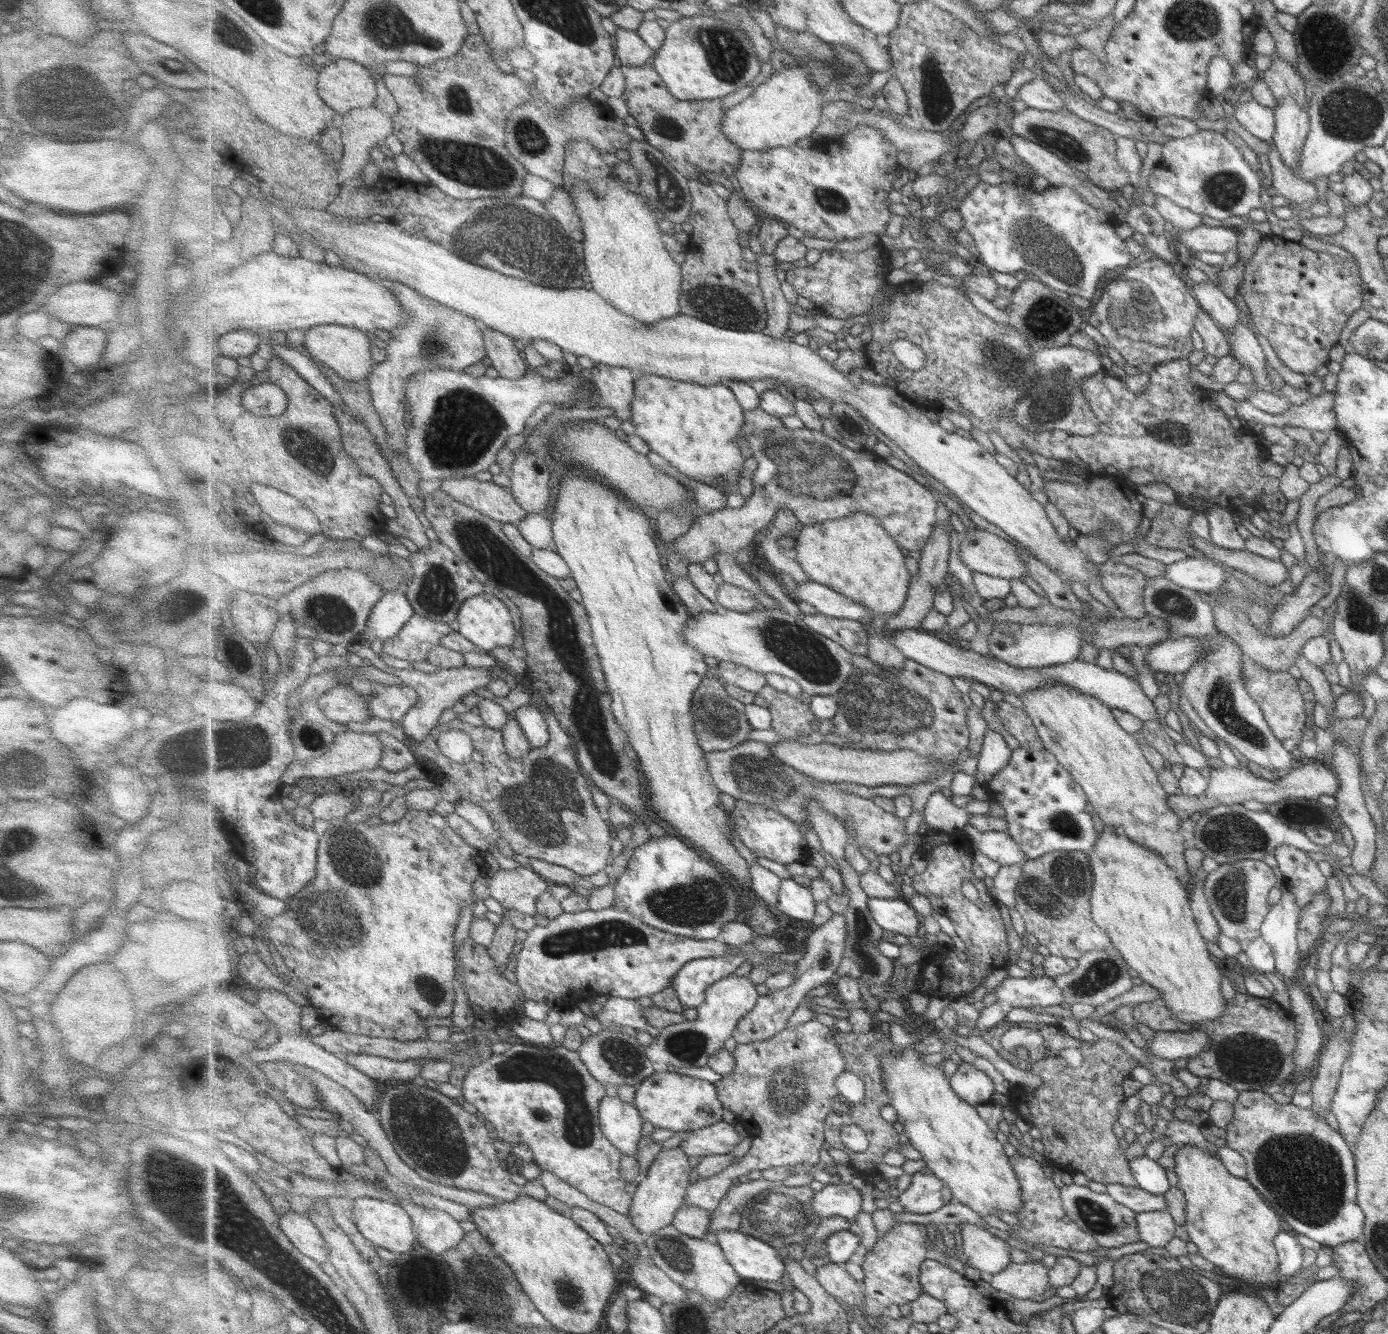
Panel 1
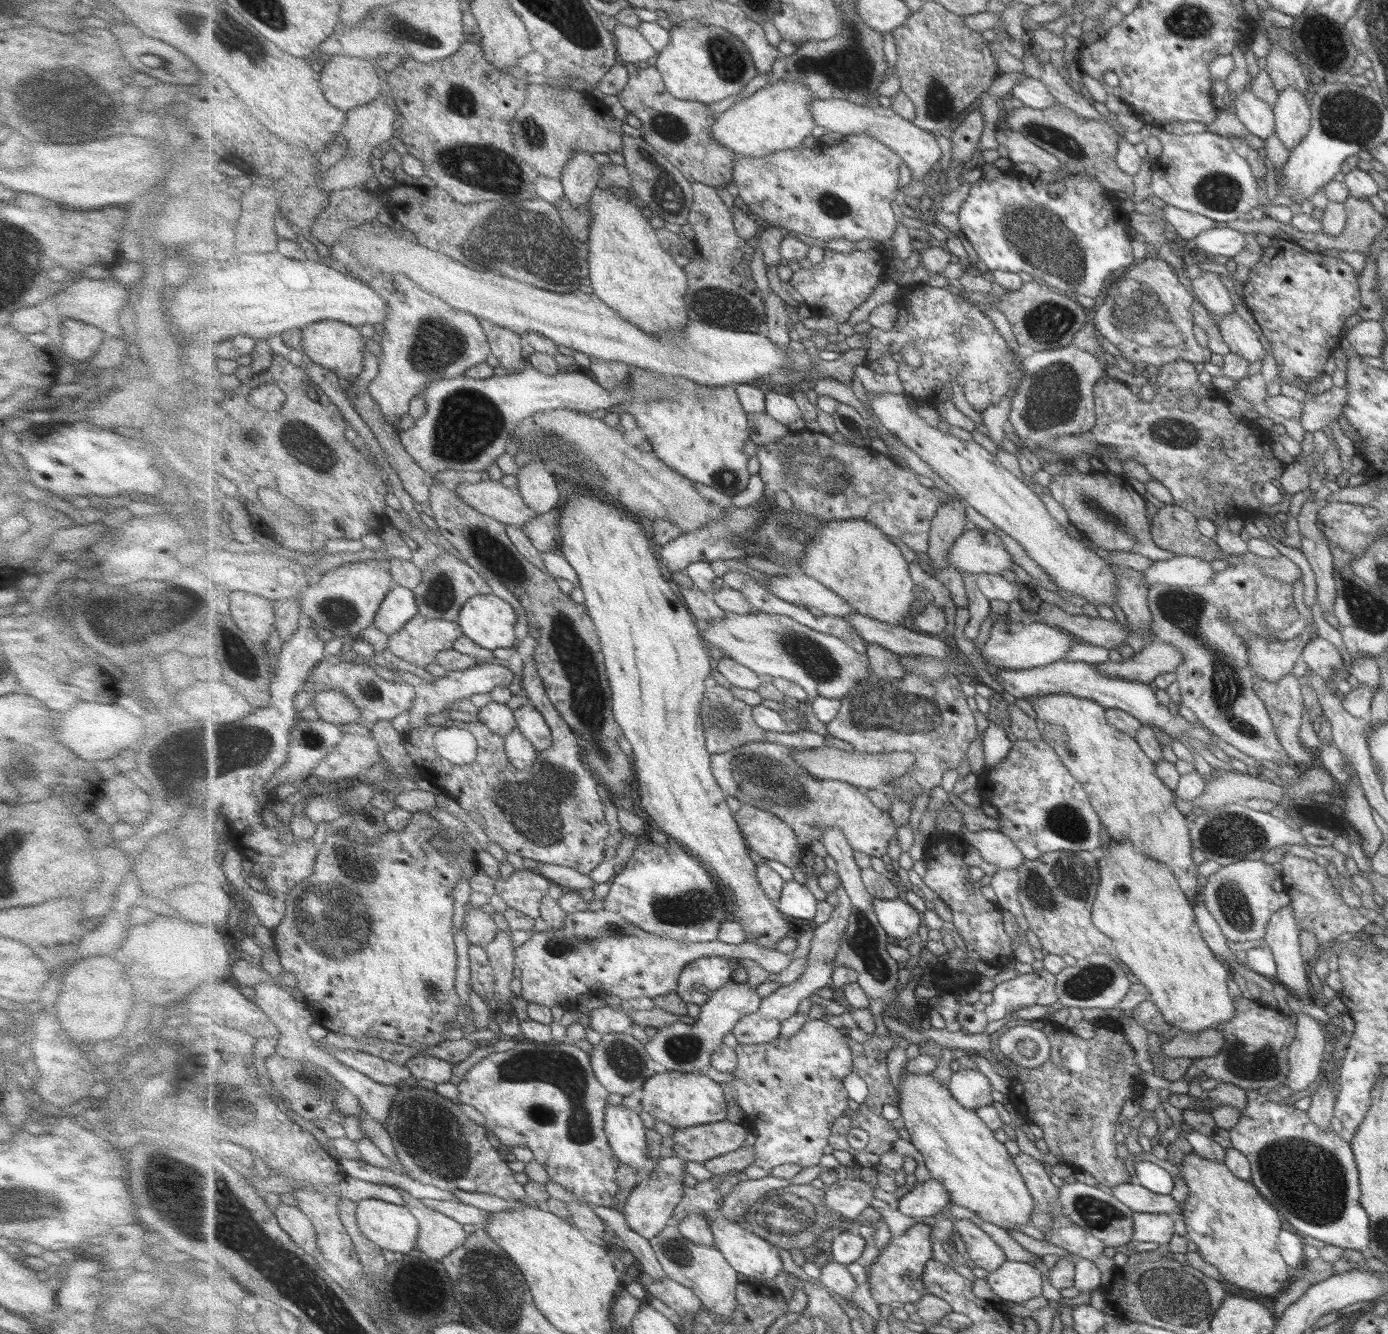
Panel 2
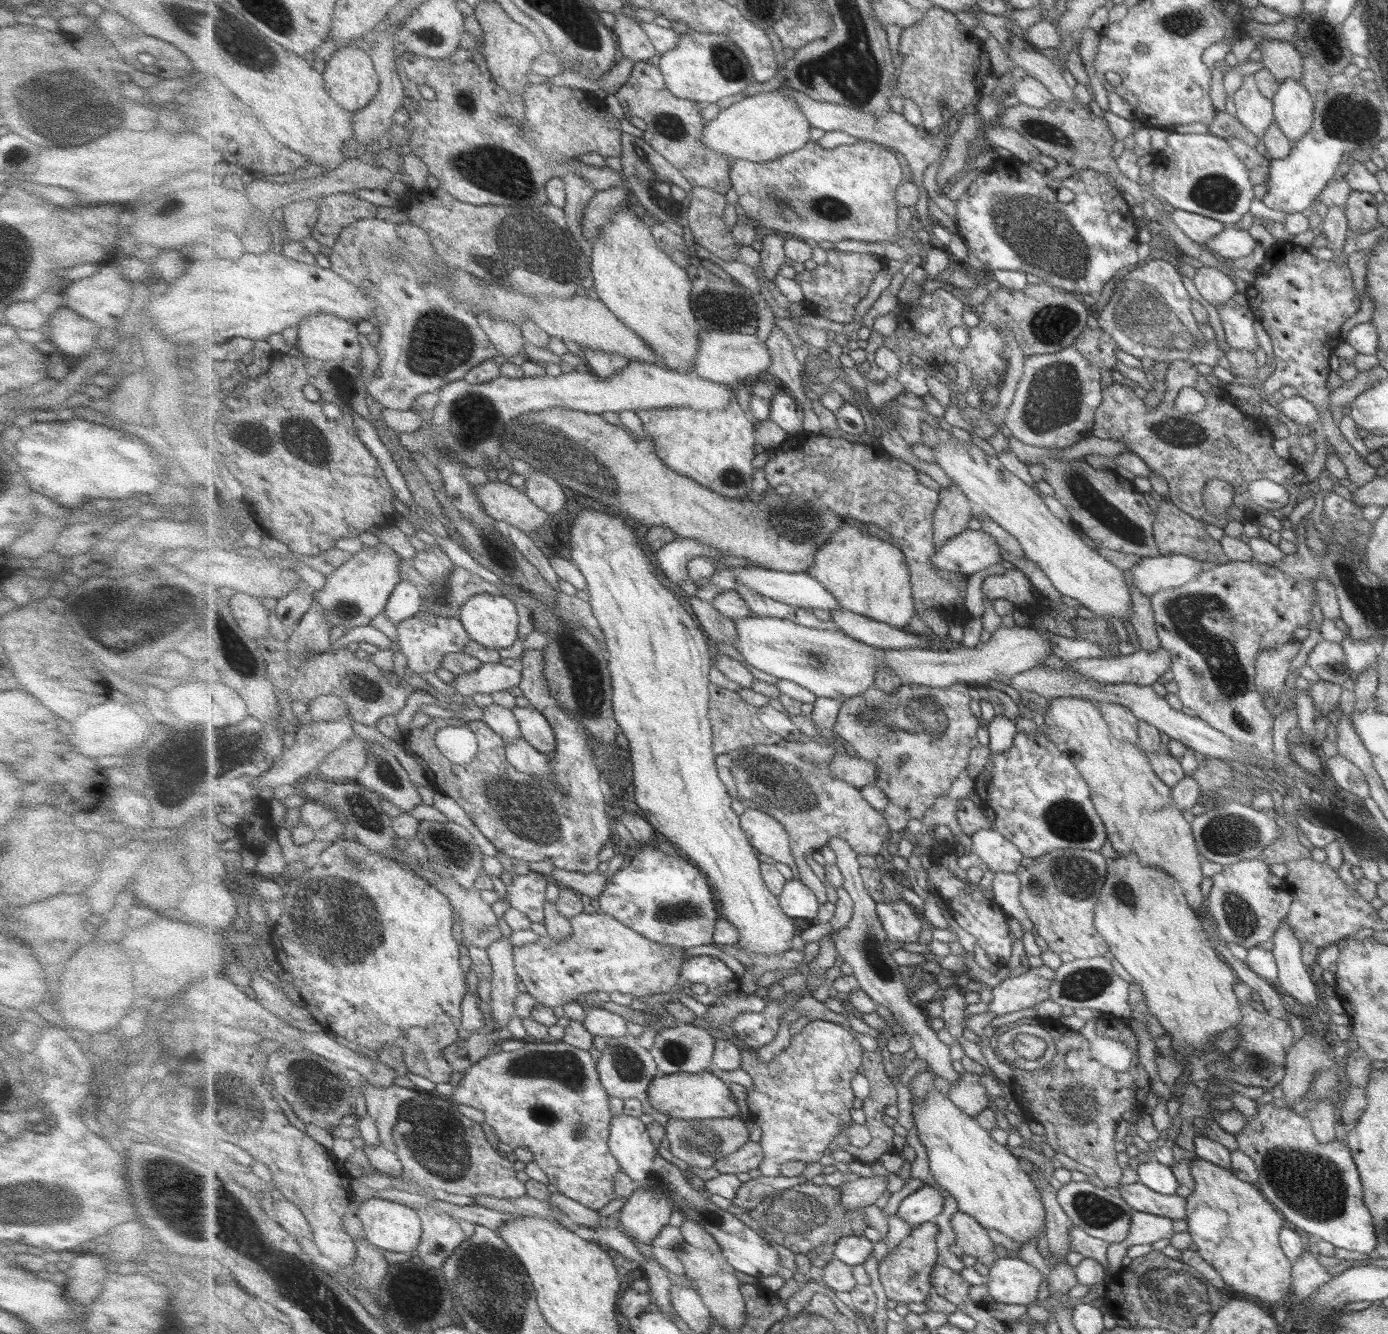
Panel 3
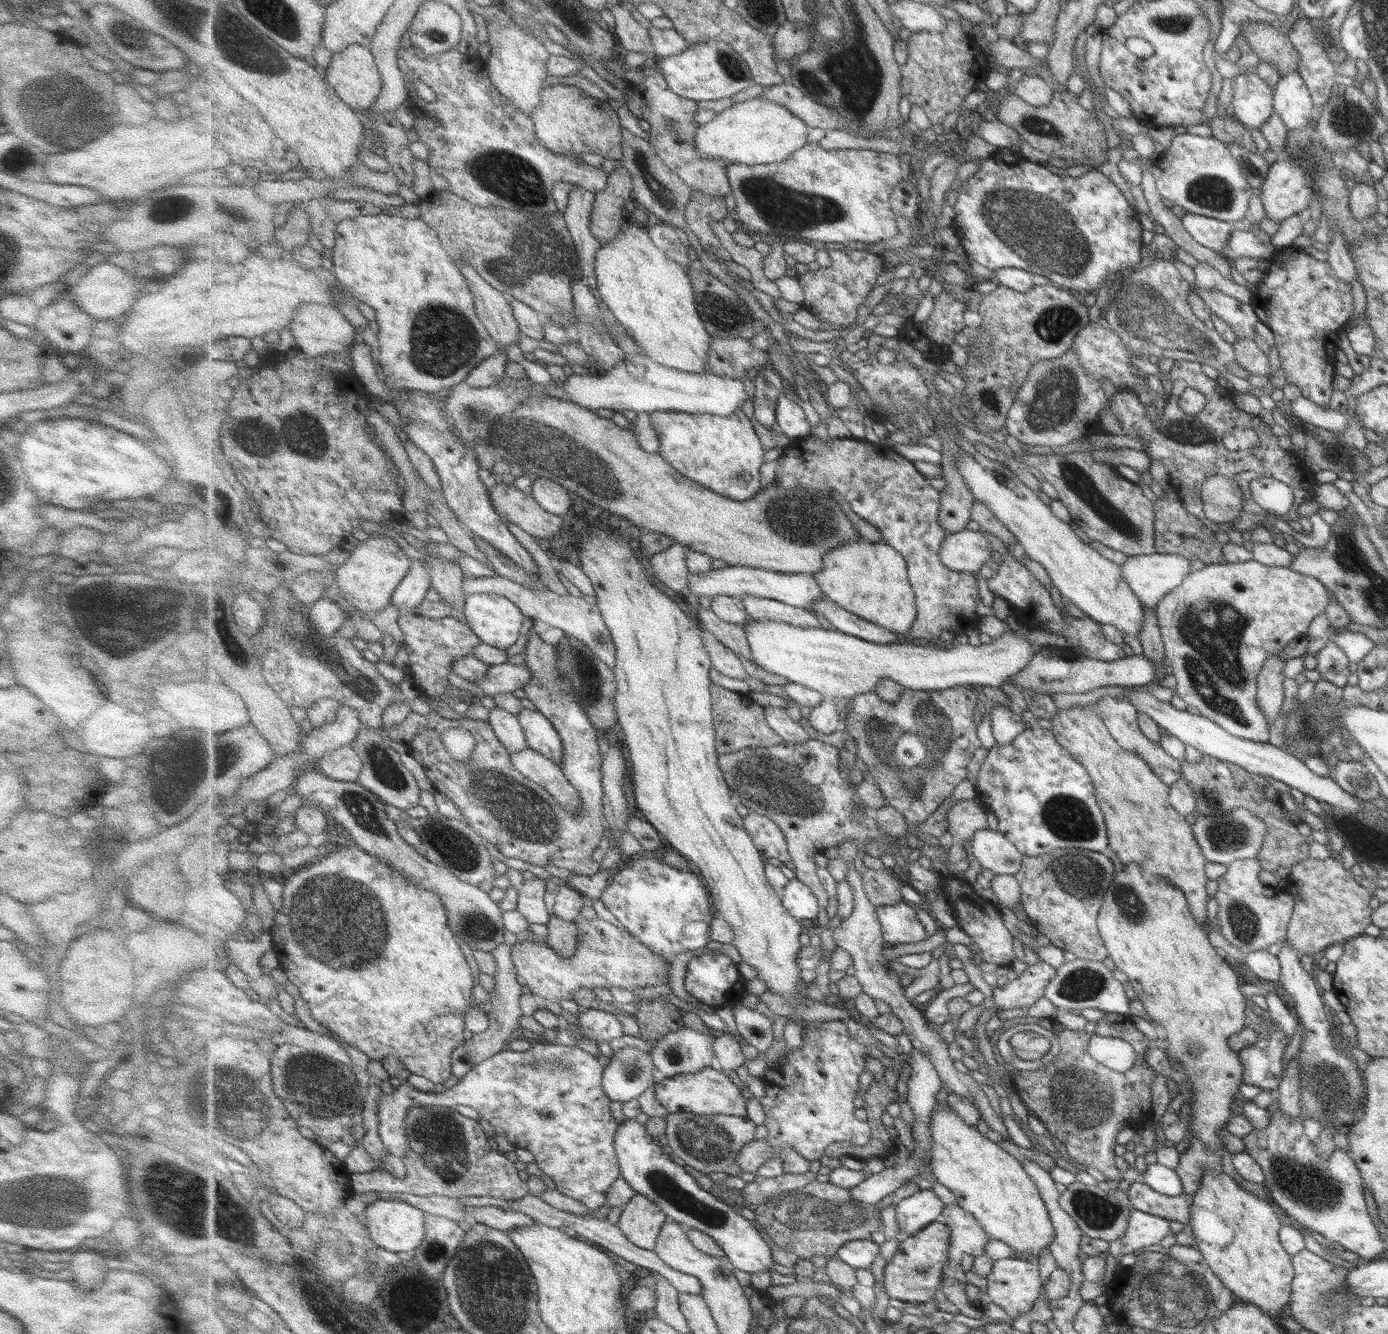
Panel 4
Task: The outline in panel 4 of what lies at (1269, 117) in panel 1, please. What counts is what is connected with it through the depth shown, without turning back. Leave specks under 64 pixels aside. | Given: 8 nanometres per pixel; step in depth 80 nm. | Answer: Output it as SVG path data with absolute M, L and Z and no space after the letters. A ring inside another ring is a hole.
M1250 68L1244 74L1237 74L1237 76L1231 79L1233 79L1230 101L1233 107L1232 118L1247 129L1258 129L1272 113L1272 88L1268 84L1265 84L1265 82L1259 80L1255 76L1254 70L1250 70Z

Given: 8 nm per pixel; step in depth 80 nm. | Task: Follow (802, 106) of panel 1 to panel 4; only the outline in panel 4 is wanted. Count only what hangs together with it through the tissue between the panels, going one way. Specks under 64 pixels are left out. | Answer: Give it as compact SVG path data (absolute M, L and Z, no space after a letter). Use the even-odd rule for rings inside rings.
M755 97L745 102L734 103L724 111L717 113L711 122L699 125L694 141L696 151L701 158L722 160L727 168L730 164L755 166L780 163L787 160L795 151L806 146L810 129L810 126L807 126L803 120L795 116L795 113L789 112L784 106Z

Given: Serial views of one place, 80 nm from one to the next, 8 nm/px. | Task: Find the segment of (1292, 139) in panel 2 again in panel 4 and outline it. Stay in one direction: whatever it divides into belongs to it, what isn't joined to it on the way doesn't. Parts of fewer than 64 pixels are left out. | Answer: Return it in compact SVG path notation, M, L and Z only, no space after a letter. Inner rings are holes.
M1297 72L1280 76L1272 88L1272 112L1277 113L1287 131L1305 127L1314 114L1313 97Z

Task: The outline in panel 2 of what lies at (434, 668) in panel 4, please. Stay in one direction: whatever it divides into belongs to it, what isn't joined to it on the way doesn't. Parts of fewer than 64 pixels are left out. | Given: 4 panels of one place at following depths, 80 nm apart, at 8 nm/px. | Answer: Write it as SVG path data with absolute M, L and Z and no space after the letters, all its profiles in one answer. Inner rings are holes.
M417 613L401 630L390 636L388 650L392 654L415 666L427 668L437 662L437 655L445 650L454 648L454 642L464 635L458 621L440 618L429 618Z

